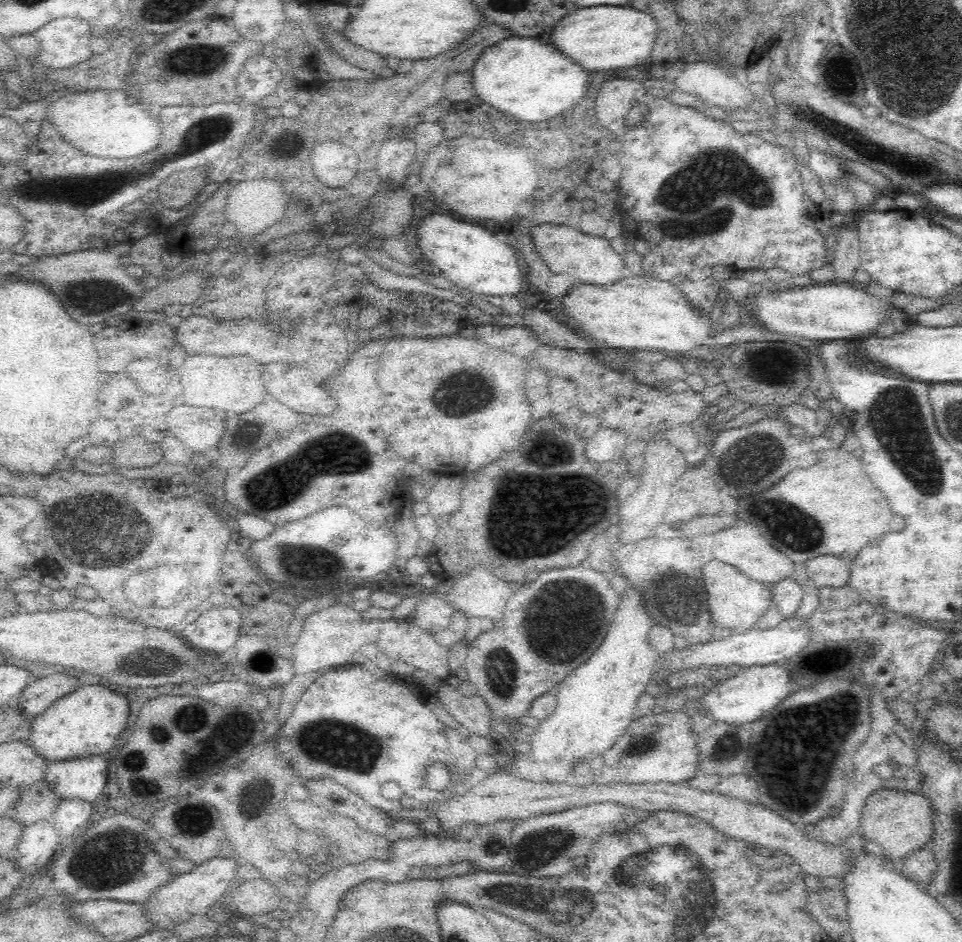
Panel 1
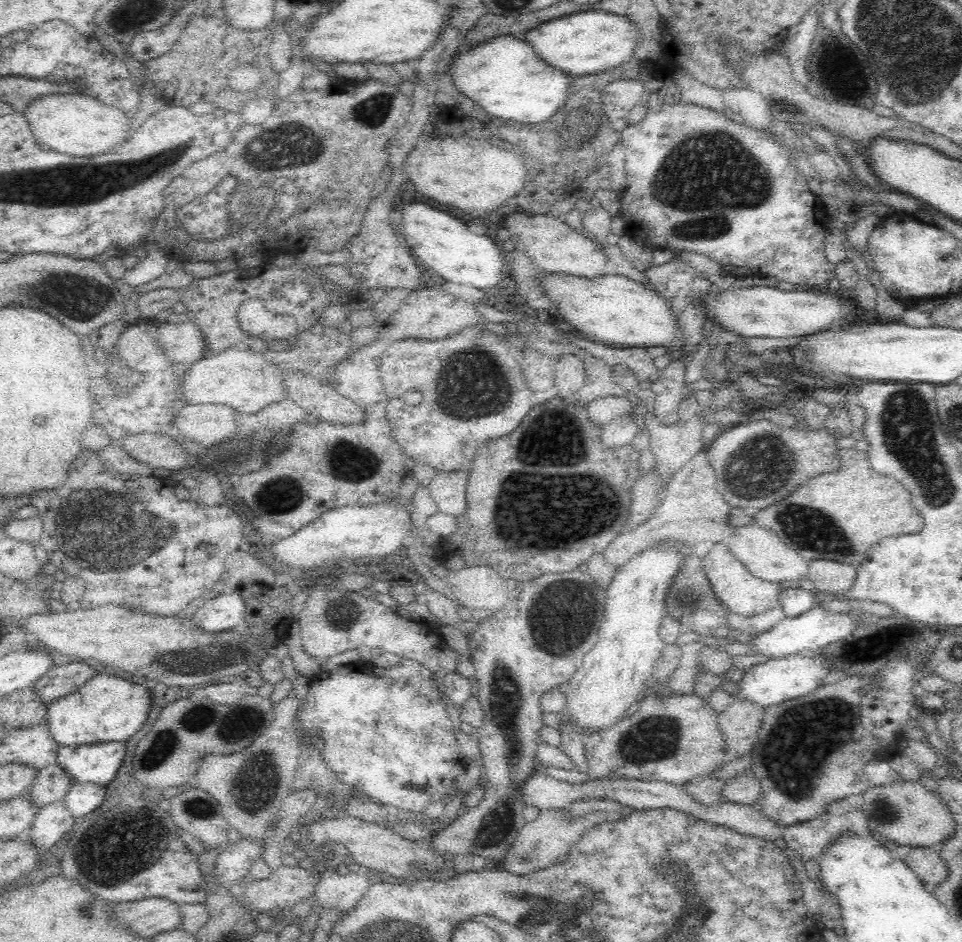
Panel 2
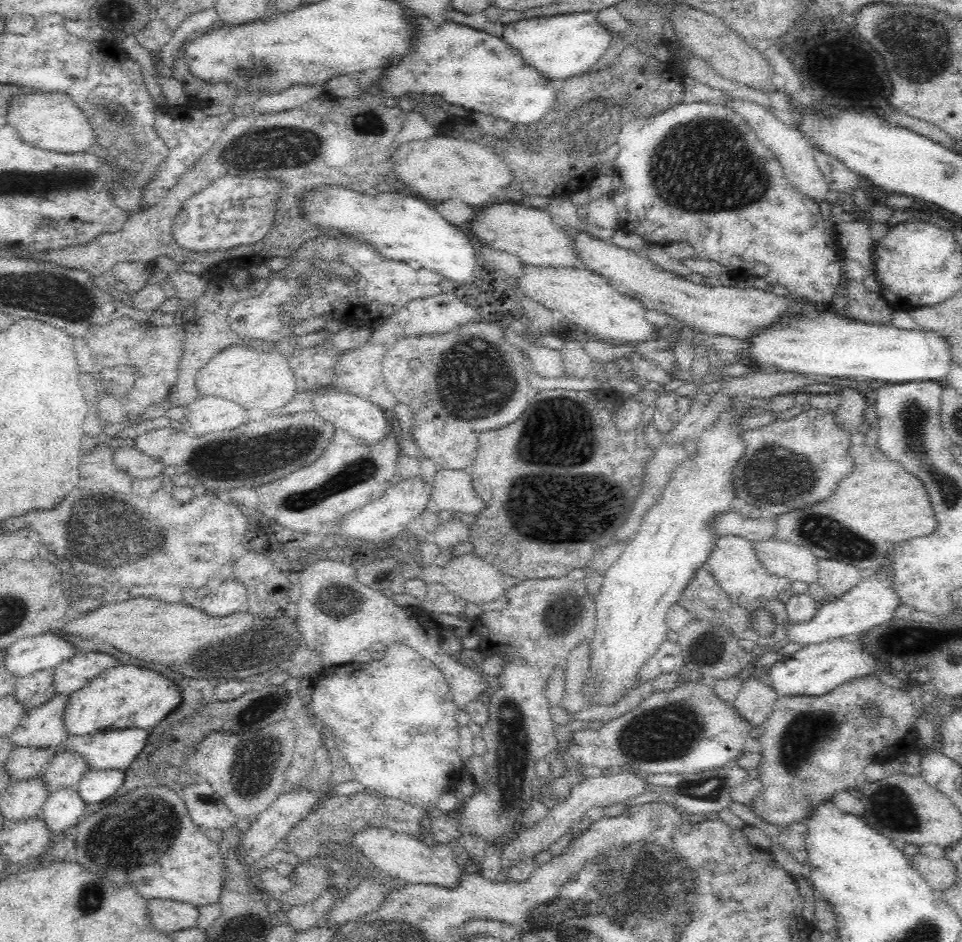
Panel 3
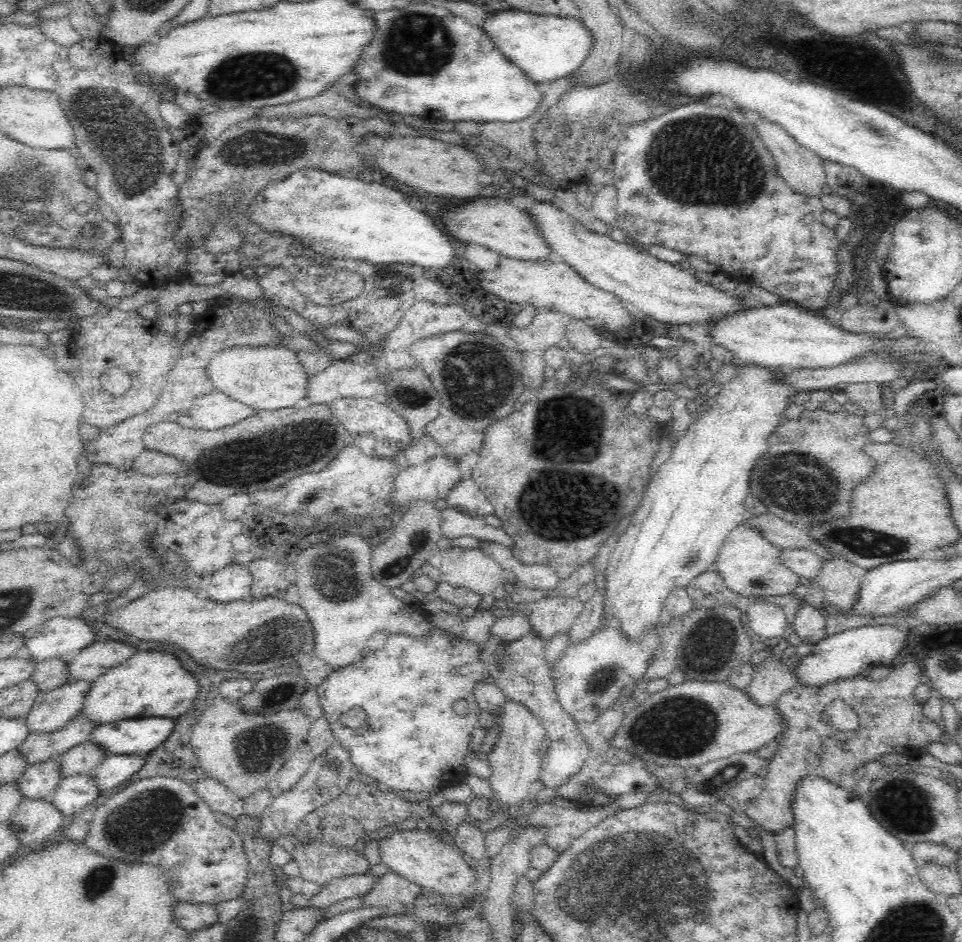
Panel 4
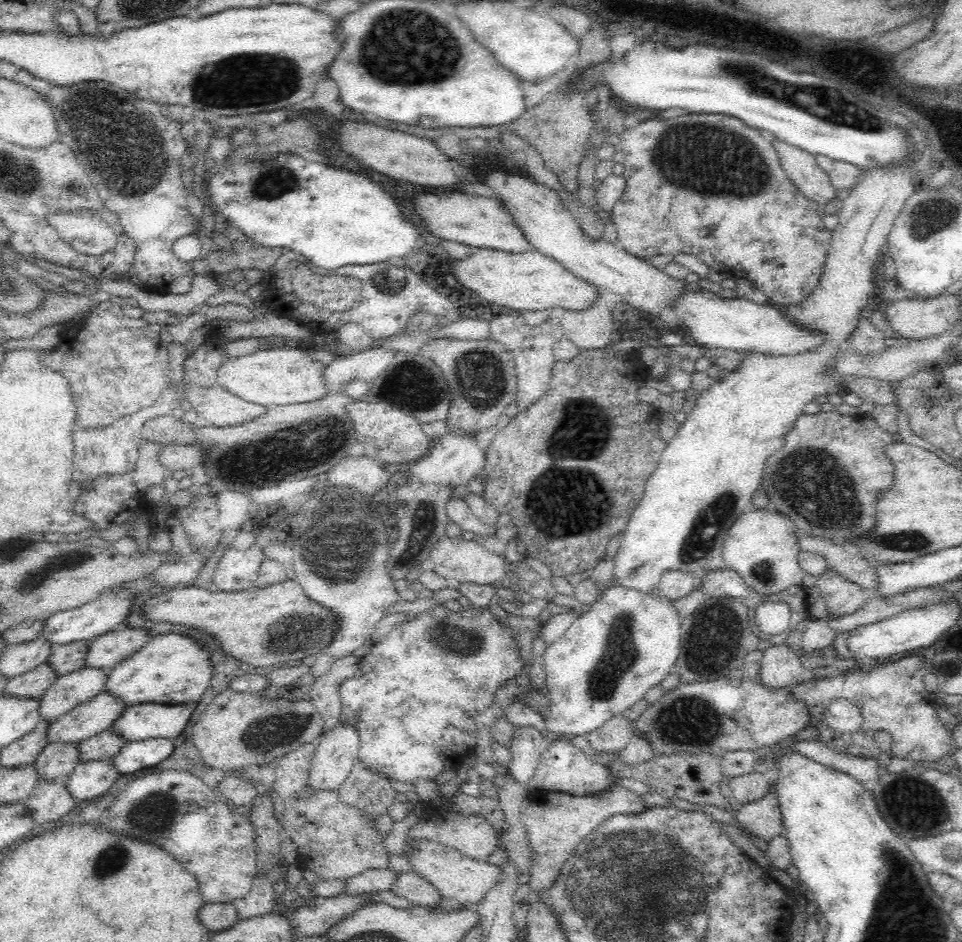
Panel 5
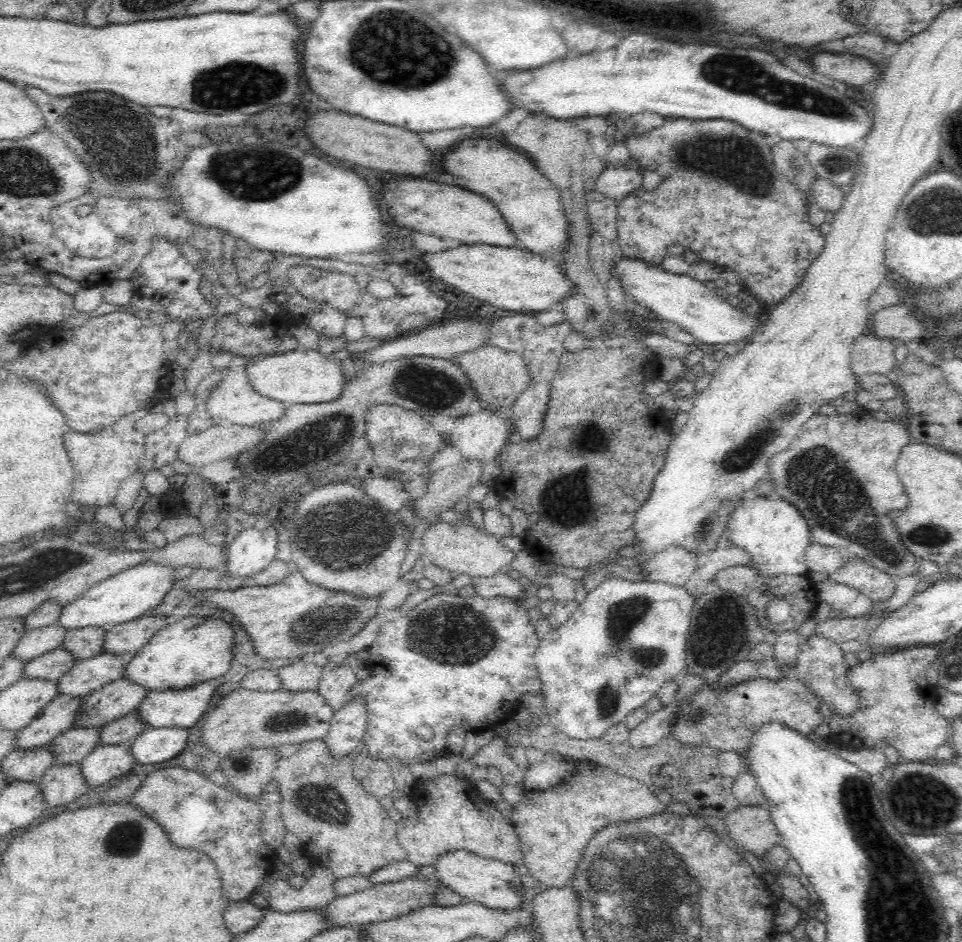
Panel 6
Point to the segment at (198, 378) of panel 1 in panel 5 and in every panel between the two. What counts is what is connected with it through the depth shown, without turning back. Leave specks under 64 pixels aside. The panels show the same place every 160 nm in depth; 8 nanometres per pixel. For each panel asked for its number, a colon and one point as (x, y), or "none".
2: (245, 381)
3: (252, 379)
4: (265, 377)
5: (270, 377)

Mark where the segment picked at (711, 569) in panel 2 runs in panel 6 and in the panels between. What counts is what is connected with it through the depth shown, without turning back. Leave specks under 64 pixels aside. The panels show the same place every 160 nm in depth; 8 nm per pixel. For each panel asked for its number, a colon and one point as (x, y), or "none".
3: (733, 563)
4: (749, 565)
5: (761, 547)
6: (775, 535)

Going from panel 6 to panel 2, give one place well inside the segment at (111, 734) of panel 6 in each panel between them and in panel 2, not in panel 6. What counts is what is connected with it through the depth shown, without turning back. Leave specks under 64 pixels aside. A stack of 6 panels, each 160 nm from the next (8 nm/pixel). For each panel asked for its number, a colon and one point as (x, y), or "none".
2: (51, 785)
3: (66, 769)
4: (80, 759)
5: (103, 746)

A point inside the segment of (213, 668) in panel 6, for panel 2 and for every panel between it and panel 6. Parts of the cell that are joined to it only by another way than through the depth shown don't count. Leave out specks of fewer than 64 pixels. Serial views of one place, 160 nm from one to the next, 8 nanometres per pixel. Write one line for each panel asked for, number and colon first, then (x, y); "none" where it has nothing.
2: (107, 708)
3: (126, 696)
4: (150, 683)
5: (173, 669)

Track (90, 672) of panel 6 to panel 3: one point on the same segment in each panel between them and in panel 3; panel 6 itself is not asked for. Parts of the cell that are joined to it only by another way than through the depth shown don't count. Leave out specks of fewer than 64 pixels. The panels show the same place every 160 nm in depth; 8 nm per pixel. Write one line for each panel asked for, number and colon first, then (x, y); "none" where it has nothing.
3: (42, 727)
4: (52, 710)
5: (68, 691)

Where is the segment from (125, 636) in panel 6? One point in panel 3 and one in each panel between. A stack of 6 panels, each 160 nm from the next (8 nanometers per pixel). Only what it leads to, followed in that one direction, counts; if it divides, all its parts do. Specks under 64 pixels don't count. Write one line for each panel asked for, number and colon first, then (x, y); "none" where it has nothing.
3: (76, 672)
4: (89, 663)
5: (106, 651)

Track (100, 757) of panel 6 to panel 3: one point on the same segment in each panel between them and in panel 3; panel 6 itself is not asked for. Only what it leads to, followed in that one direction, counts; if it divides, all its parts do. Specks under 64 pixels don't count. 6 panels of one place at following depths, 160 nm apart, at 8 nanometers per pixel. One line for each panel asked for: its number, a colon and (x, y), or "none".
3: (62, 808)
4: (74, 794)
5: (91, 780)

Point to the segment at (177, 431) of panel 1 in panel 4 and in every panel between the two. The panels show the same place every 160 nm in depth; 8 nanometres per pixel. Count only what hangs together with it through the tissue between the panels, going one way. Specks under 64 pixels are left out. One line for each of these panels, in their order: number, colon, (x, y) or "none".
2: (208, 424)
3: (207, 415)
4: (212, 411)

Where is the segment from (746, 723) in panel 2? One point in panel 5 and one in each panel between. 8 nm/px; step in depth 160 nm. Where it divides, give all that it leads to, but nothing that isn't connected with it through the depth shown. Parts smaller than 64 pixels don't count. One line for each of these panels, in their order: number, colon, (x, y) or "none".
3: (755, 701)
4: (770, 680)
5: (780, 668)

